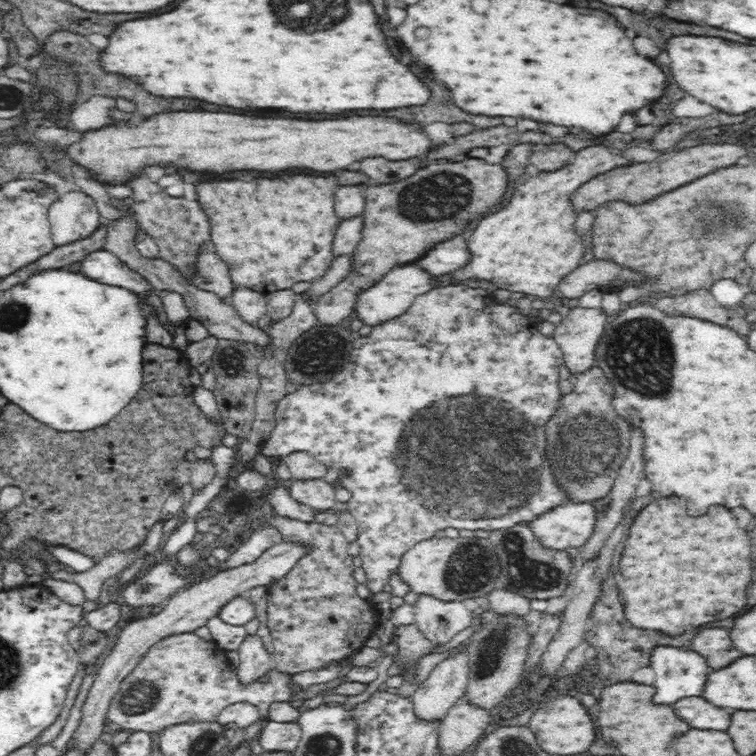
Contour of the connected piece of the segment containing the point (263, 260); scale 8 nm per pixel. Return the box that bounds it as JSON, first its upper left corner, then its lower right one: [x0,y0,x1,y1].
[198,176,342,295]

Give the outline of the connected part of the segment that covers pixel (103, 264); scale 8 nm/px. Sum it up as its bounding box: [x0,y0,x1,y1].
[80,248,152,296]

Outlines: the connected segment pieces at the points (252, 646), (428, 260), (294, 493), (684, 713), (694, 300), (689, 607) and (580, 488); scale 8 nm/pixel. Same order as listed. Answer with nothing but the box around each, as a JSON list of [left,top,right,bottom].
[[236,633,274,683],[420,234,472,276],[287,480,336,511],[672,698,732,732],[675,291,750,336],[612,498,752,638],[544,365,632,504]]

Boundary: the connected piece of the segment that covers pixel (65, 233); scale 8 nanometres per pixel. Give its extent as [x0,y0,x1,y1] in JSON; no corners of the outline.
[50,191,101,246]

